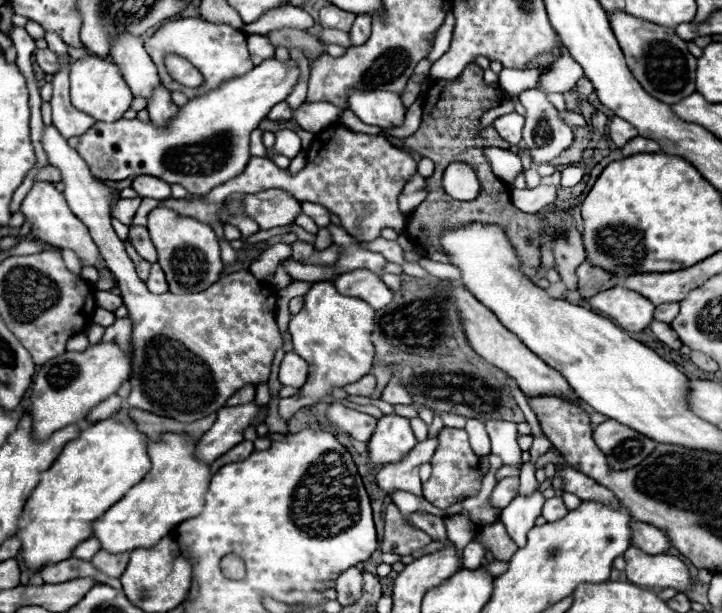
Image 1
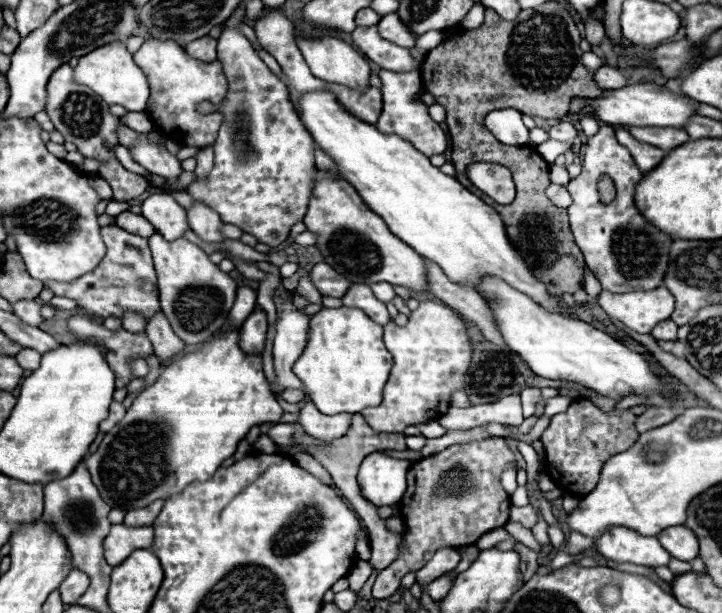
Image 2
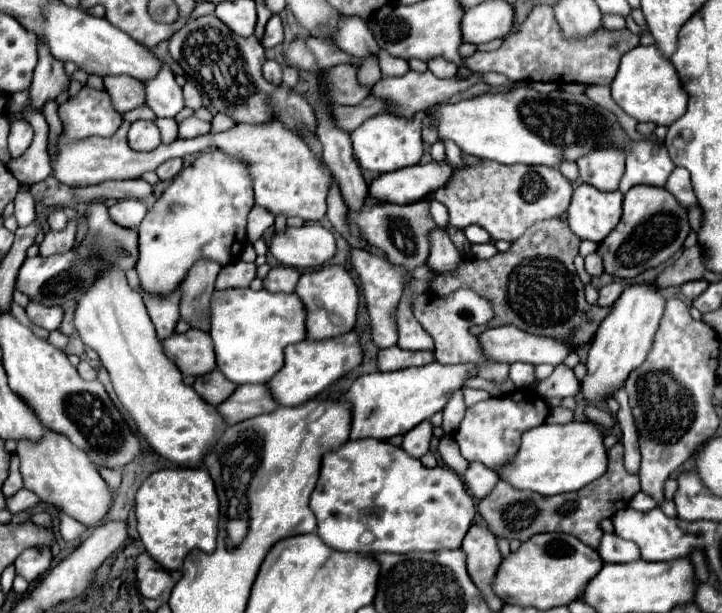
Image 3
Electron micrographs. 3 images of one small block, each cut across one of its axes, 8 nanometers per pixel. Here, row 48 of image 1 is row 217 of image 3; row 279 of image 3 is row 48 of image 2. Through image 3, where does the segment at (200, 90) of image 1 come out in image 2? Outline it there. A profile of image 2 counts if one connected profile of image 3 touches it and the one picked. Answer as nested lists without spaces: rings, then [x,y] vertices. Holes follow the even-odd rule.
[[[146,40],[140,50],[134,54],[136,64],[142,68],[150,82],[150,100],[152,106],[148,110],[156,128],[168,138],[182,146],[210,146],[222,124],[222,112],[212,112],[202,116],[196,112],[196,104],[208,100],[220,106],[228,94],[228,80],[224,76],[220,60],[214,62],[198,62],[184,52],[180,44],[172,44],[172,40]]]

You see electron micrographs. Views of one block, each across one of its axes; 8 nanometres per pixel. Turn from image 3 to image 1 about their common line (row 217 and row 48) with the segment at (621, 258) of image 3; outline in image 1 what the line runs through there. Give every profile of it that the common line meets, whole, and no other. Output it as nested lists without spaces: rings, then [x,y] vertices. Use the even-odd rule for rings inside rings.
[[[614,12],[608,14],[612,30],[624,50],[624,56],[628,60],[628,68],[632,70],[634,78],[642,84],[642,88],[666,102],[666,104],[676,104],[684,96],[690,96],[696,92],[694,88],[694,72],[696,72],[696,58],[688,52],[686,40],[676,36],[674,28],[664,28],[652,22],[644,22],[640,18],[634,18],[624,12]]]

